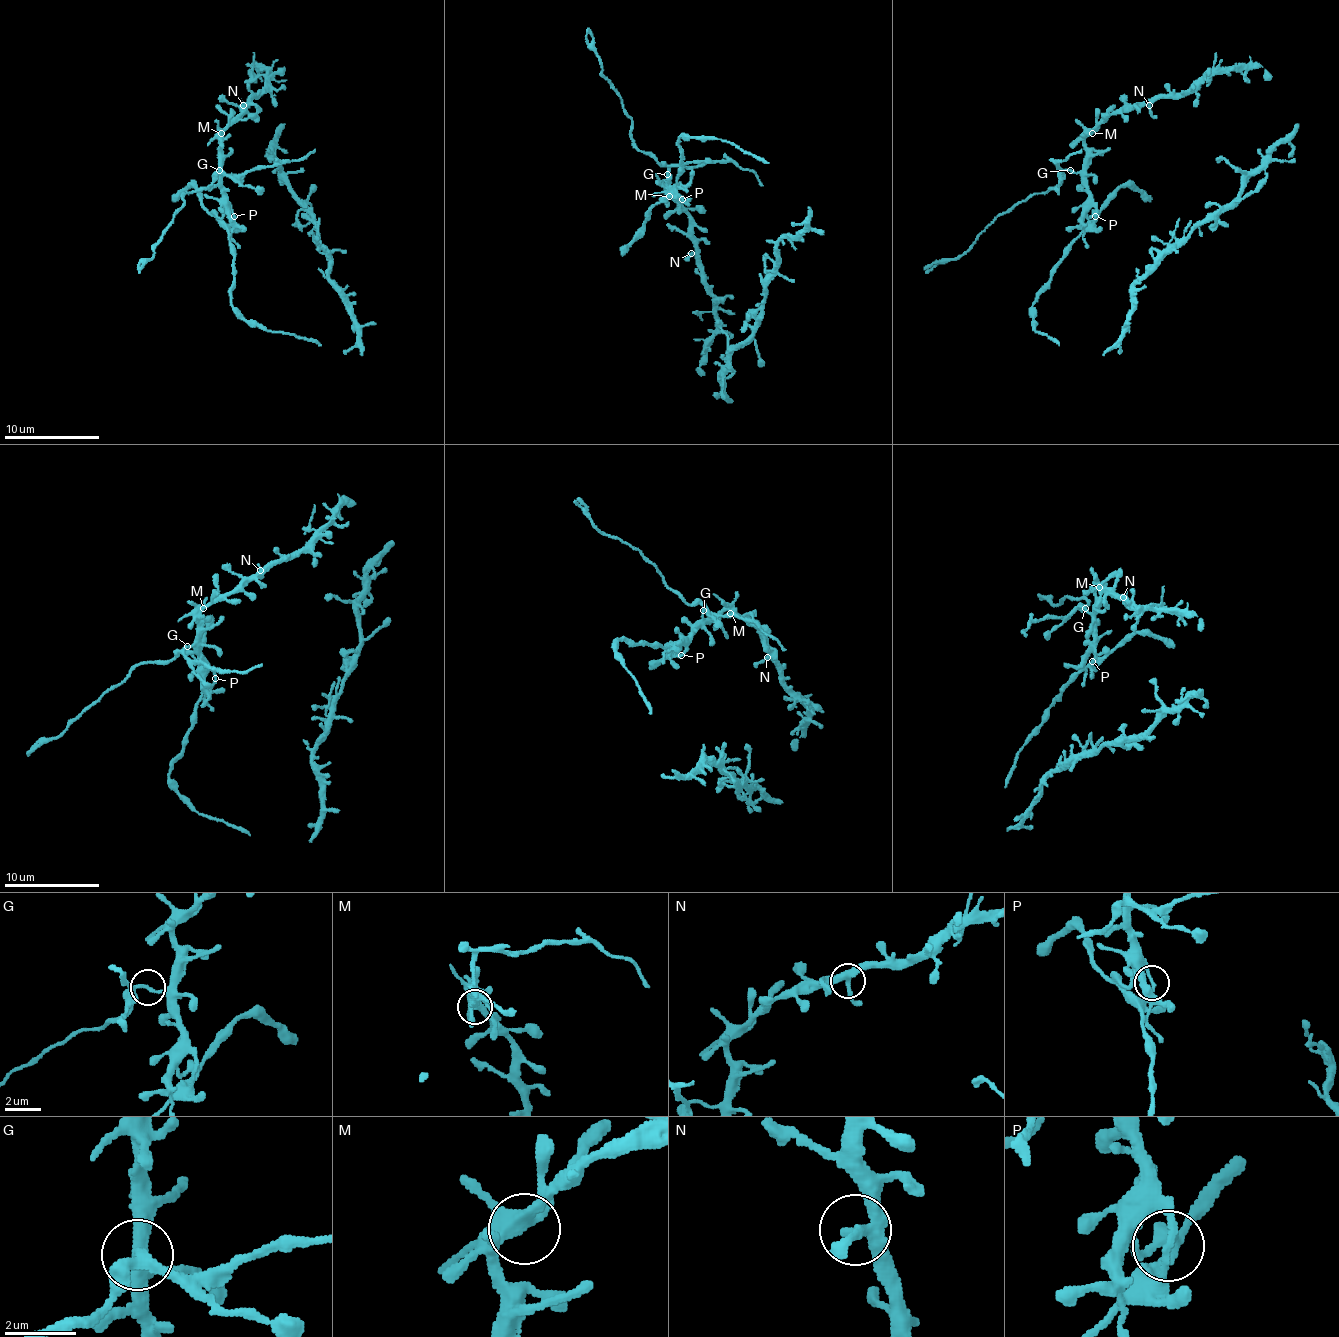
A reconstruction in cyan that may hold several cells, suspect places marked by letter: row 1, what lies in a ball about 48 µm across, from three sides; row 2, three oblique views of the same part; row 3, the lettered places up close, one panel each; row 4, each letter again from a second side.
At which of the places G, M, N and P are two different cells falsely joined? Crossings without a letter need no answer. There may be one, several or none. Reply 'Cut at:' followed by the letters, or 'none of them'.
Cut at: G, P

